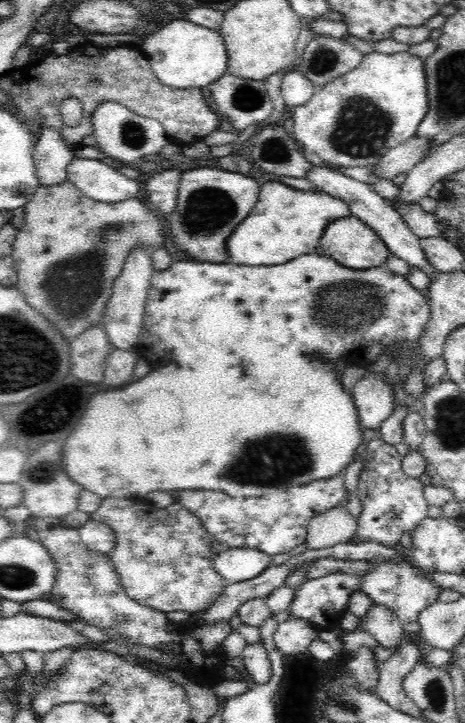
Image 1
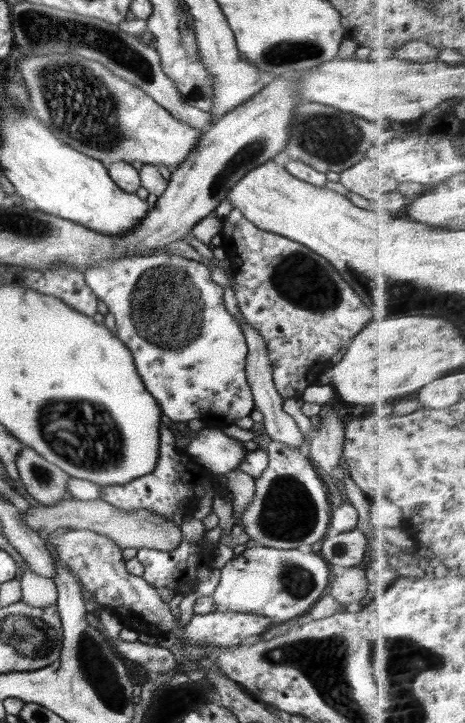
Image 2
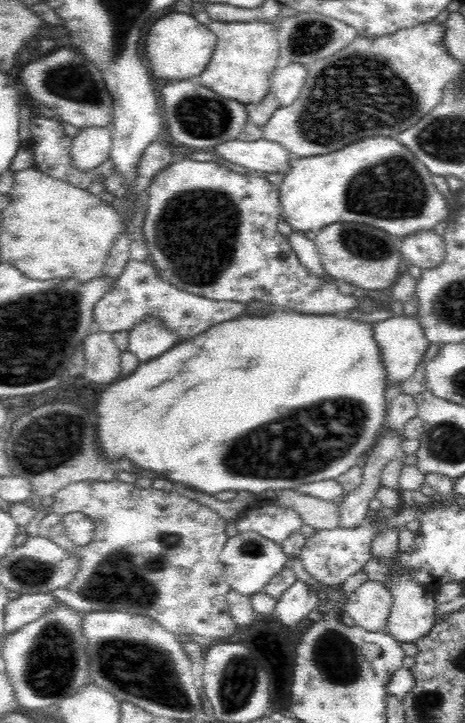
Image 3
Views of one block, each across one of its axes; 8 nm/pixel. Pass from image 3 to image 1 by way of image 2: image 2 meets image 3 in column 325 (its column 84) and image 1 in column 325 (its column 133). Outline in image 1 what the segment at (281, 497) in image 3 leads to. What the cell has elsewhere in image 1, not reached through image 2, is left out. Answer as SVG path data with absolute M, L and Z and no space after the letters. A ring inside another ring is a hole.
M346 504L336 506L310 519L306 538L310 550L348 543L357 530L357 518L350 515Z

